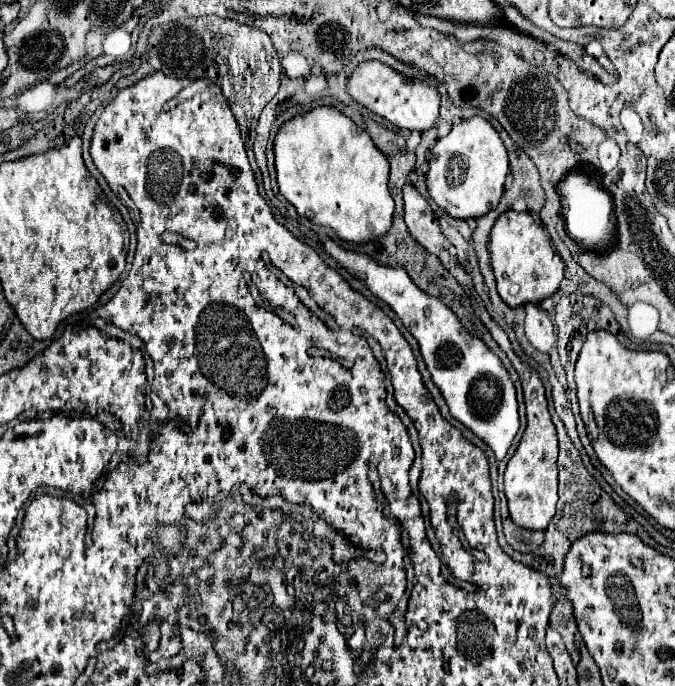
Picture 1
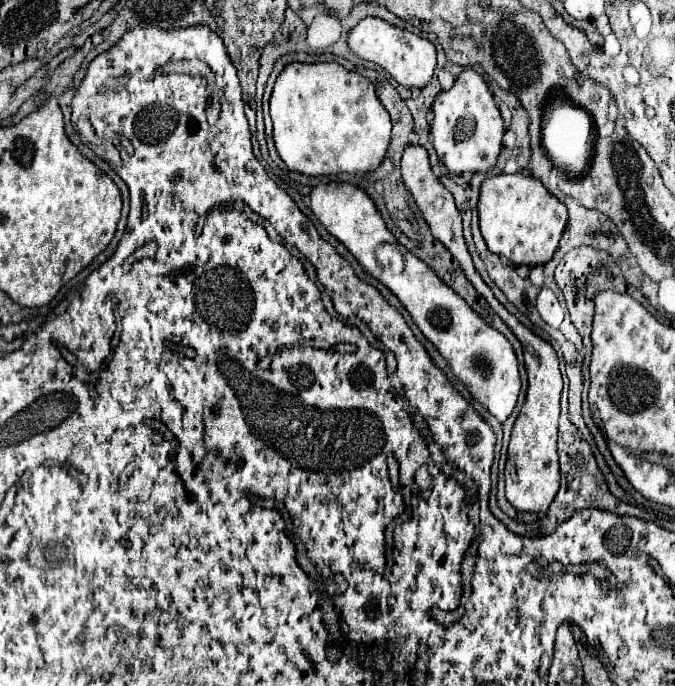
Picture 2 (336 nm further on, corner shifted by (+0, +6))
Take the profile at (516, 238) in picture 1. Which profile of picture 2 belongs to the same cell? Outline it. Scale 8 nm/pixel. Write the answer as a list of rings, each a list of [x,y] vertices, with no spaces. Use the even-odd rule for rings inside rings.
[[[488,174],[480,186],[478,214],[488,250],[508,256],[516,266],[546,264],[554,256],[568,222],[564,202],[552,196],[538,178],[526,174]]]

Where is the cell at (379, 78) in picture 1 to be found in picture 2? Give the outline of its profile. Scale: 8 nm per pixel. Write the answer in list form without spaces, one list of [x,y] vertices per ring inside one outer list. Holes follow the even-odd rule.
[[[366,16],[362,18],[348,34],[348,46],[352,52],[364,60],[370,60],[378,66],[382,66],[386,72],[392,74],[392,78],[402,84],[404,88],[424,88],[436,68],[436,46],[408,30],[402,30],[394,24],[388,24],[382,18],[376,16]]]

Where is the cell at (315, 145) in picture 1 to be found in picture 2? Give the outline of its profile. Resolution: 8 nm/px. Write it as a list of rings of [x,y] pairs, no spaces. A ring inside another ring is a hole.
[[[292,62],[284,66],[270,96],[270,116],[274,122],[274,144],[280,158],[290,170],[302,174],[364,174],[374,170],[388,150],[392,122],[376,96],[374,84],[366,76],[350,72],[336,62]]]

